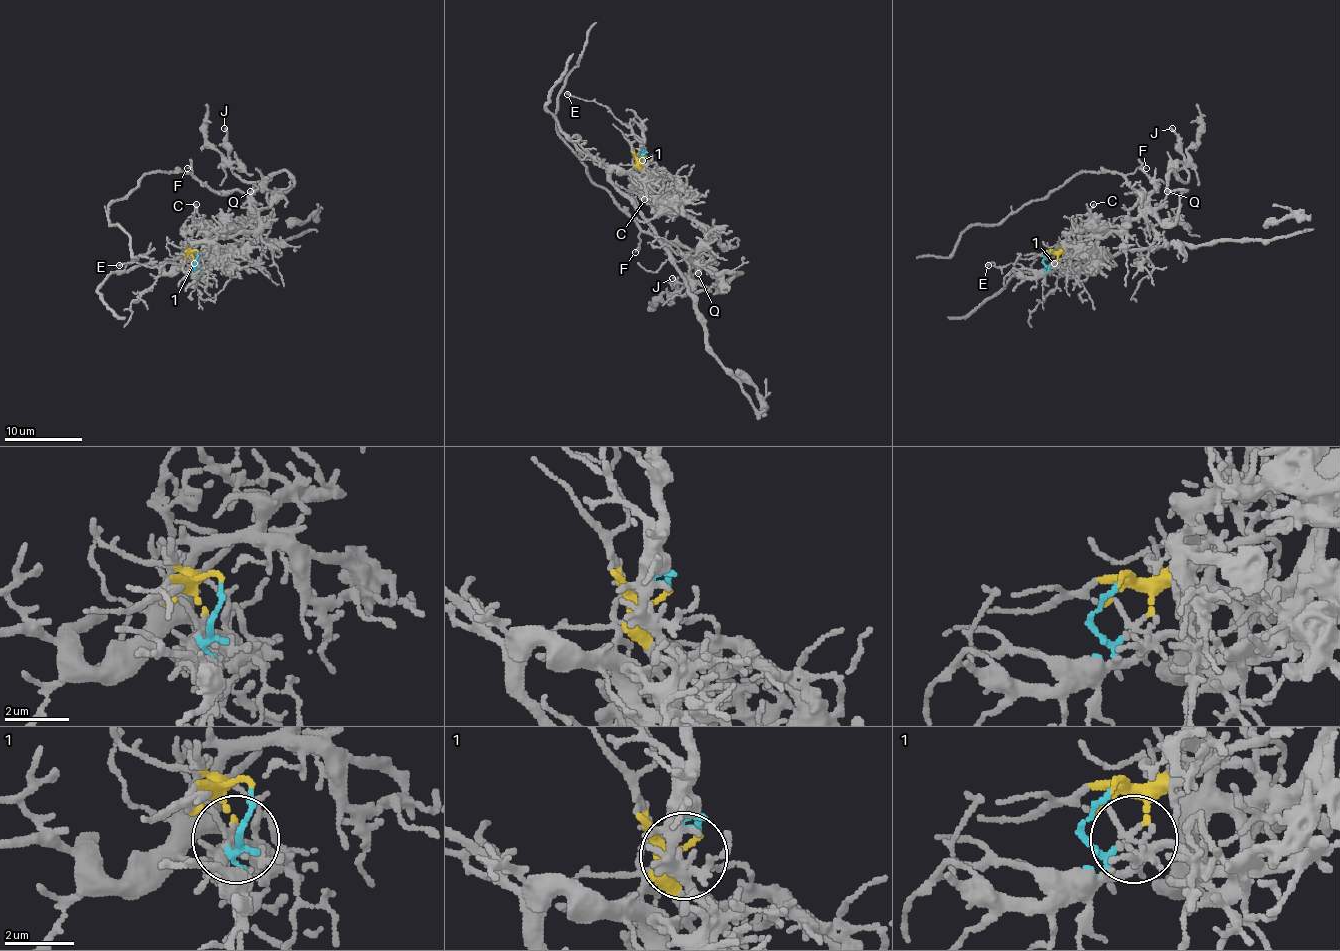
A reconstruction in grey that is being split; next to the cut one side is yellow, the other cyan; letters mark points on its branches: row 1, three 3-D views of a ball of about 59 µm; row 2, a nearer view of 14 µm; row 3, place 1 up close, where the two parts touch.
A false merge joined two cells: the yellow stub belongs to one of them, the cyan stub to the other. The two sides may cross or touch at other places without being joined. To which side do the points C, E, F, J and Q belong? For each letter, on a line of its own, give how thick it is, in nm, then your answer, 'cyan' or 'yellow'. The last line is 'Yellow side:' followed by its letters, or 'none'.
C: 130 nm thick; cyan
E: 130 nm thick; cyan
F: 70 nm thick; yellow
J: 170 nm thick; yellow
Q: 130 nm thick; yellow
Yellow side: F, J, Q

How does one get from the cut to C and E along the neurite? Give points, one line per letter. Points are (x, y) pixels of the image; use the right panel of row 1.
C: (1049, 254), (1046, 265), (1061, 263), (1075, 269), (1096, 246), (1098, 226), (1090, 215), (1094, 203)
E: (1049, 254), (1044, 261), (1046, 267), (1034, 271), (1018, 263), (995, 267), (993, 261), (987, 265)

